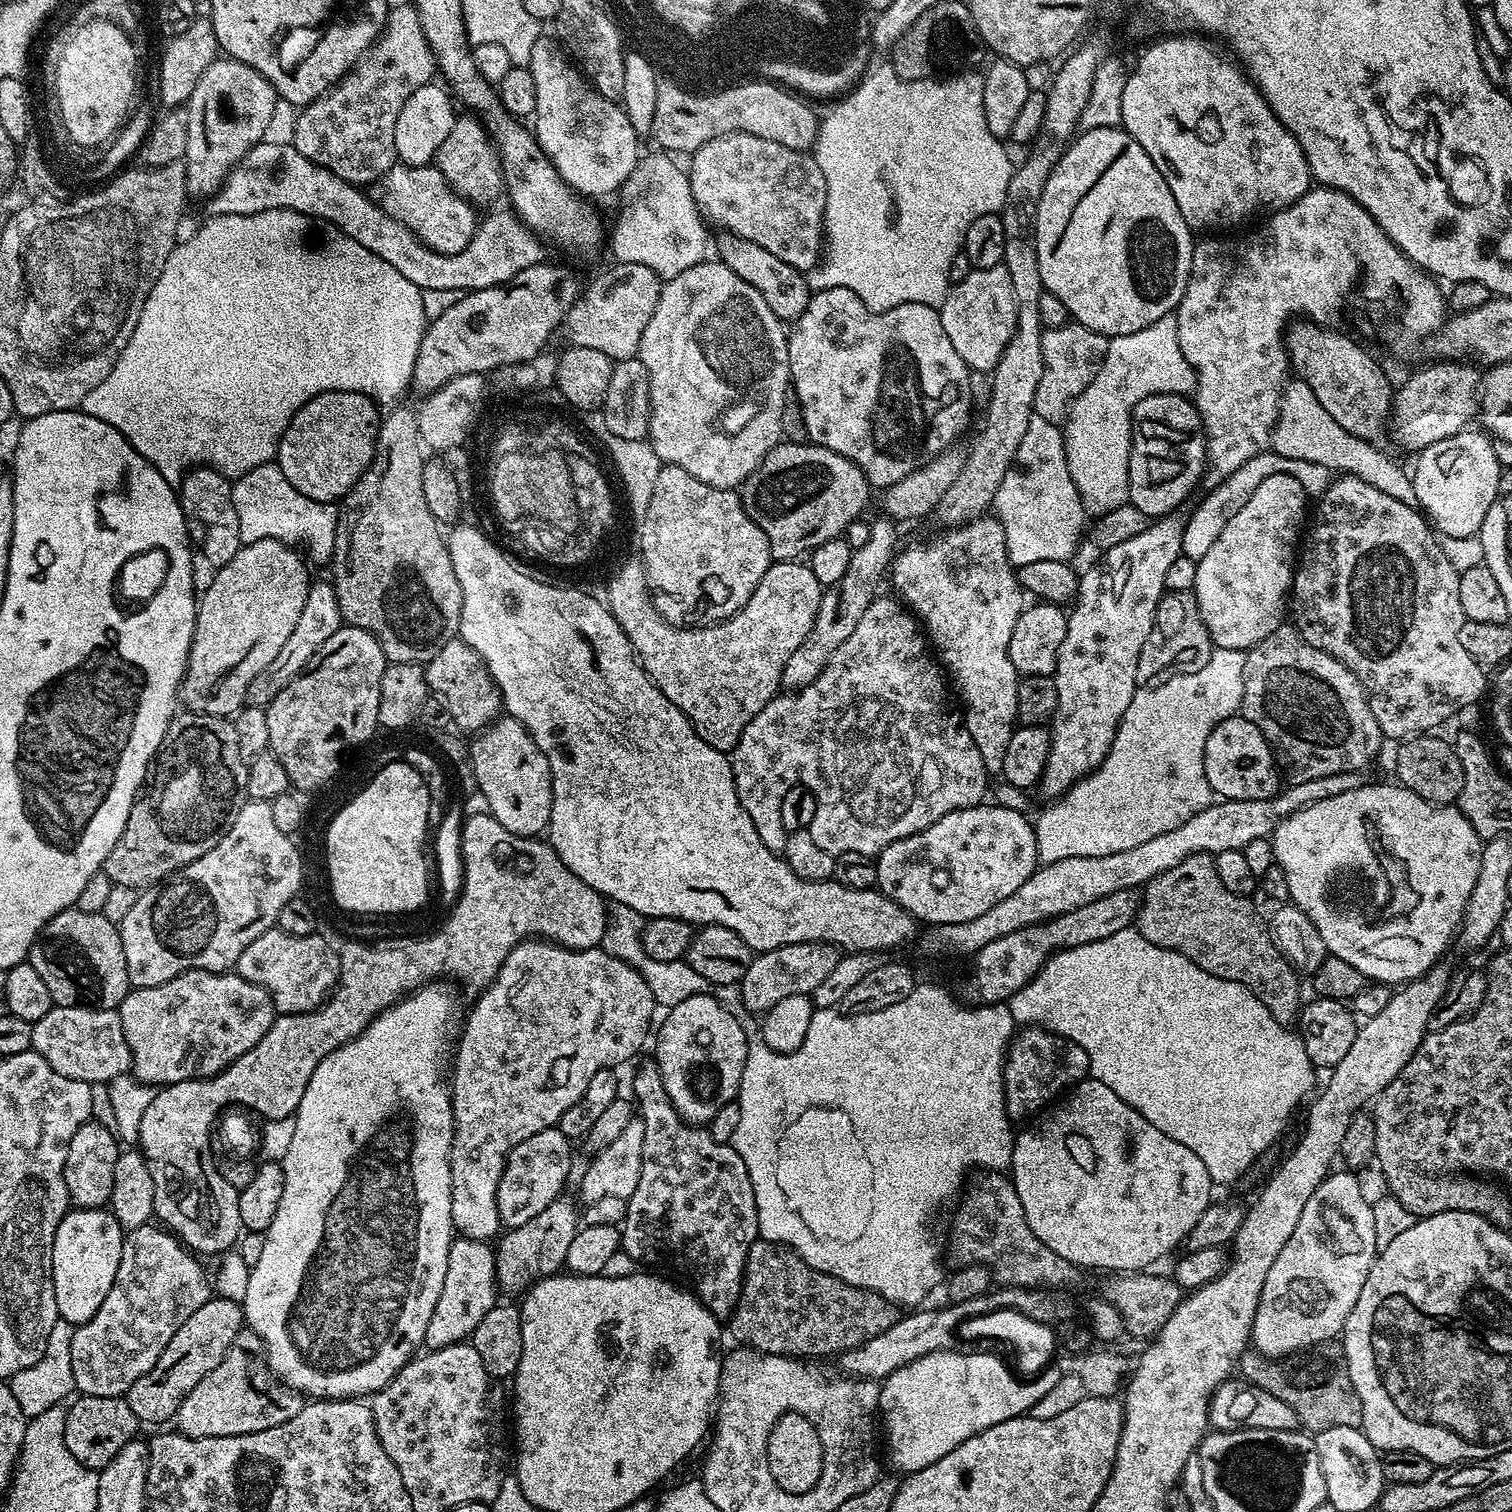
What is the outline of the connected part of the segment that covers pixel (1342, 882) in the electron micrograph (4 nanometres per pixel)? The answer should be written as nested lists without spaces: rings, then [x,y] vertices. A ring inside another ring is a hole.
[[[1364,782],[1346,794],[1291,812],[1272,832],[1270,847],[1290,882],[1292,900],[1318,926],[1329,953],[1350,962],[1369,981],[1400,986],[1427,974],[1434,966],[1432,956],[1454,940],[1464,923],[1470,890],[1478,882],[1482,841],[1459,807],[1432,804],[1391,783]]]

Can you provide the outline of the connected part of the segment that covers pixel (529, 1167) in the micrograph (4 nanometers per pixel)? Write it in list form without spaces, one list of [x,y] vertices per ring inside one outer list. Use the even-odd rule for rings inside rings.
[[[559,1127],[547,1128],[515,1144],[504,1161],[500,1181],[496,1183],[496,1209],[505,1229],[522,1226],[530,1218],[538,1218],[546,1206],[561,1195],[568,1178],[568,1168],[574,1155],[573,1145],[561,1134]]]

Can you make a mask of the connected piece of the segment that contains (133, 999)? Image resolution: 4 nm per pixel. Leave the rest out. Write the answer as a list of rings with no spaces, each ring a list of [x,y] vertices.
[[[190,970],[158,986],[132,988],[119,1006],[120,1021],[132,1051],[131,1075],[143,1084],[163,1086],[211,1078],[246,1054],[270,1030],[278,1015],[270,994],[262,986],[243,980],[235,971]]]

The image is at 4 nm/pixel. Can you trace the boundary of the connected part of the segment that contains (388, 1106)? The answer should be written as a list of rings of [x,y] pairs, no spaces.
[[[428,982],[423,986],[417,987],[411,994],[405,995],[397,1002],[393,1008],[385,1007],[379,1014],[373,1015],[367,1021],[368,1029],[361,1036],[353,1035],[348,1043],[340,1045],[339,1048],[330,1053],[318,1066],[312,1070],[310,1082],[304,1086],[304,1093],[300,1099],[300,1105],[297,1106],[294,1113],[296,1120],[296,1129],[291,1139],[290,1148],[286,1151],[286,1156],[282,1161],[284,1166],[284,1177],[286,1186],[282,1186],[282,1202],[278,1202],[278,1214],[274,1214],[274,1222],[270,1222],[268,1231],[264,1233],[264,1245],[262,1246],[262,1255],[258,1257],[258,1262],[251,1265],[248,1273],[248,1281],[242,1289],[242,1307],[244,1309],[245,1325],[257,1336],[264,1344],[262,1353],[266,1361],[266,1368],[273,1372],[279,1383],[286,1388],[293,1388],[296,1392],[303,1394],[308,1398],[364,1398],[369,1394],[375,1394],[380,1389],[394,1379],[400,1372],[400,1367],[408,1363],[410,1357],[423,1345],[424,1335],[426,1334],[426,1322],[430,1322],[430,1314],[434,1314],[434,1305],[438,1303],[438,1294],[442,1292],[442,1278],[445,1277],[446,1258],[448,1251],[454,1239],[454,1229],[452,1220],[449,1218],[450,1198],[452,1197],[452,1179],[450,1178],[450,1166],[448,1165],[448,1145],[450,1143],[449,1133],[446,1126],[452,1122],[452,1097],[450,1095],[449,1069],[446,1067],[446,1061],[450,1056],[450,1045],[454,1040],[454,1028],[452,1032],[452,1023],[456,1020],[456,1004],[452,1001],[452,992],[444,982]]]

